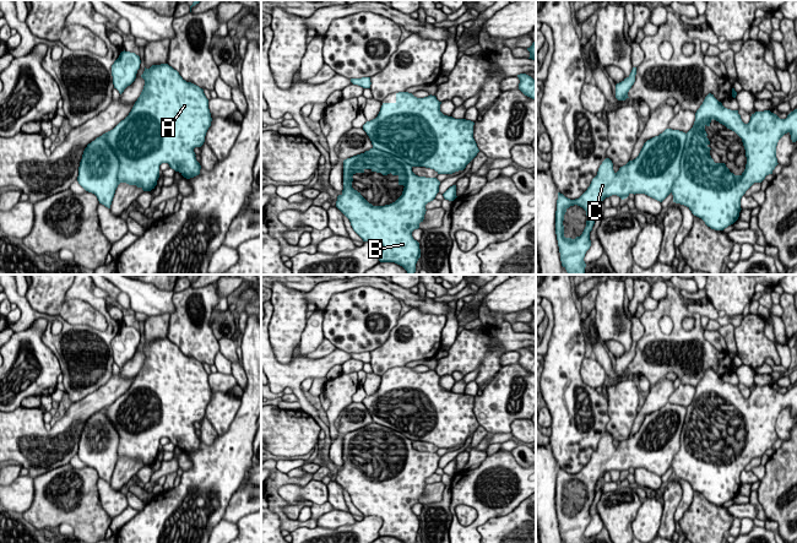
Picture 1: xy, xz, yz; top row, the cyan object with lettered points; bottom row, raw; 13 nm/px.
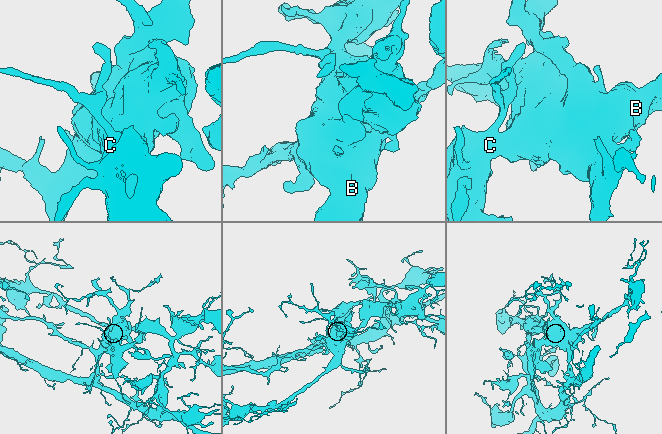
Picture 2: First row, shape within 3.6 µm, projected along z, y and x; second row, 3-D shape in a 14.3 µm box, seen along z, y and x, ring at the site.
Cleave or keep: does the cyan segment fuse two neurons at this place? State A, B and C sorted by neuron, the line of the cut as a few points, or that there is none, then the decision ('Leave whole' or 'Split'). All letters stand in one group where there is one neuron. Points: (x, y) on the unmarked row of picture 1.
Groups: A B C. No split. Leave whole

